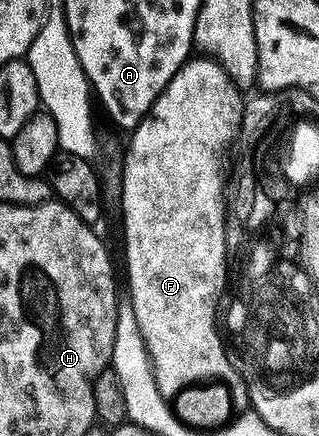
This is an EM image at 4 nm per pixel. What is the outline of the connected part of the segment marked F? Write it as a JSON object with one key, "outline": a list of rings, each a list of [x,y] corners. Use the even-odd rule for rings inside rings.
{"outline":[[[193,57],[186,61],[182,67],[175,73],[175,77],[171,77],[171,81],[163,89],[163,93],[155,101],[155,105],[151,105],[151,109],[147,114],[141,118],[141,124],[138,127],[133,128],[131,134],[128,136],[129,139],[129,151],[124,152],[123,160],[124,167],[122,168],[122,197],[119,204],[119,211],[121,215],[125,218],[125,271],[129,274],[129,295],[127,295],[128,302],[133,304],[135,311],[135,321],[139,325],[139,333],[143,337],[145,342],[145,348],[149,354],[149,363],[153,367],[153,376],[155,377],[155,385],[157,386],[157,391],[162,395],[165,400],[169,401],[174,398],[177,394],[180,393],[185,387],[192,387],[194,384],[204,384],[206,381],[220,381],[229,387],[229,391],[233,396],[233,405],[237,409],[245,409],[250,406],[248,389],[247,385],[243,381],[241,374],[237,372],[231,365],[231,361],[227,357],[225,352],[225,344],[223,342],[223,336],[220,331],[217,329],[217,321],[219,318],[219,300],[226,294],[227,291],[227,260],[225,258],[225,220],[227,218],[227,207],[225,211],[225,150],[233,143],[233,138],[240,136],[243,131],[243,116],[244,116],[244,107],[245,103],[243,102],[243,93],[241,90],[233,84],[231,77],[220,67],[215,60],[208,57]]]}

